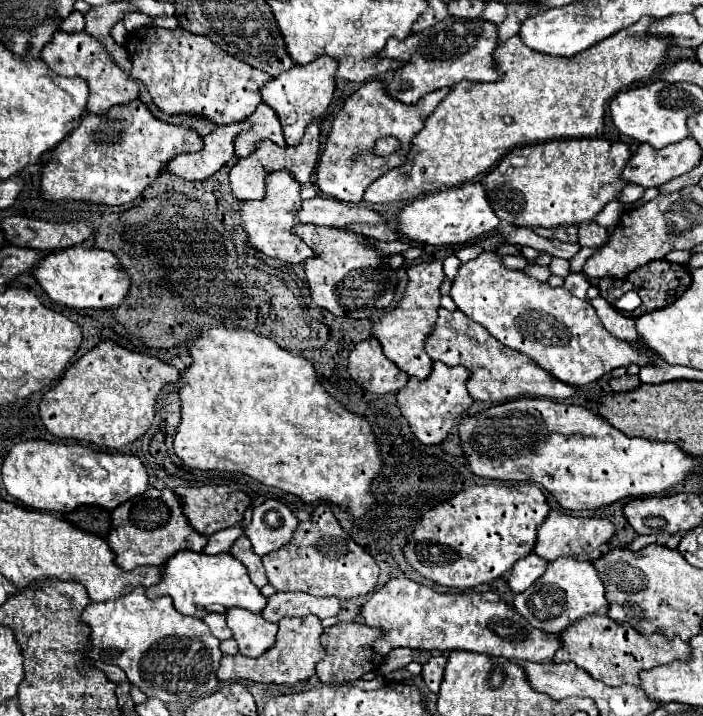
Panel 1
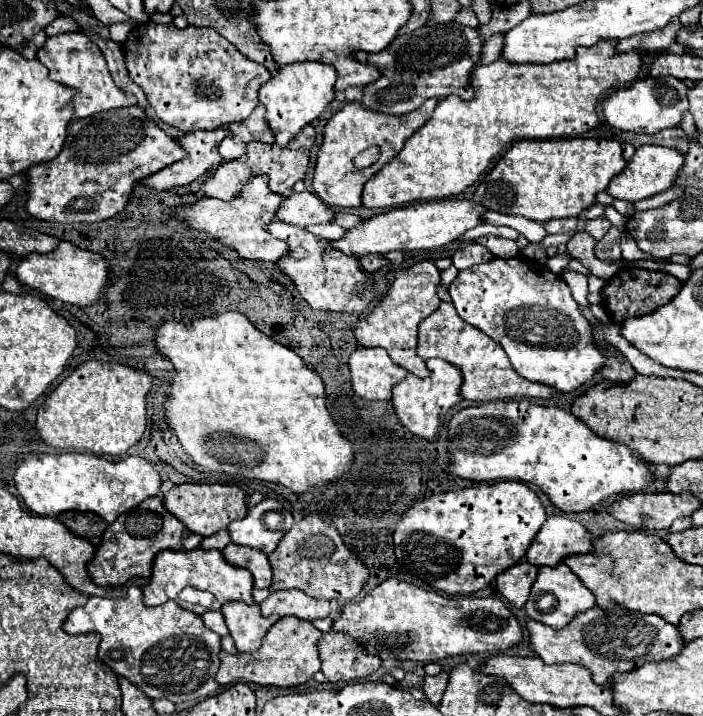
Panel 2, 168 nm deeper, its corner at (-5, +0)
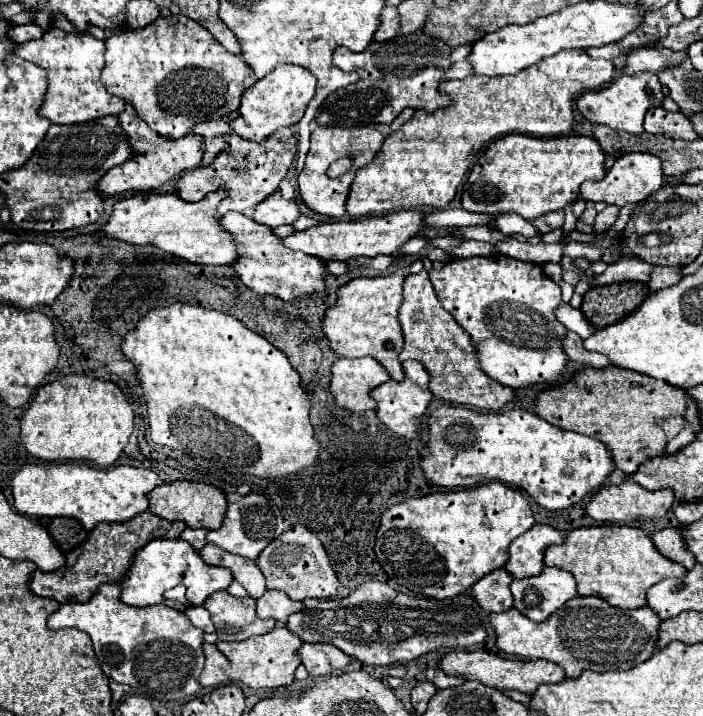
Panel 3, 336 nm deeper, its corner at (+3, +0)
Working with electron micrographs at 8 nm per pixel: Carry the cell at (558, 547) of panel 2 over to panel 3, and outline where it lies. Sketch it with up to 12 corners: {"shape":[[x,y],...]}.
{"shape":[[534,524],[508,548],[512,578],[536,576],[544,550],[564,542],[560,530]]}

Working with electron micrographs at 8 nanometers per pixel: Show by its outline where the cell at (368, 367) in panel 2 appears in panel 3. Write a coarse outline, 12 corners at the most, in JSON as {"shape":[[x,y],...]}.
{"shape":[[370,356],[332,364],[330,392],[348,412],[374,410],[390,380]]}

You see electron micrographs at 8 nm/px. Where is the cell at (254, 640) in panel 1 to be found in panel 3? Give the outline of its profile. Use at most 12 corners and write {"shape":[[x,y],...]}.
{"shape":[[220,590],[206,598],[218,640],[266,634],[274,618],[256,616],[256,600]]}

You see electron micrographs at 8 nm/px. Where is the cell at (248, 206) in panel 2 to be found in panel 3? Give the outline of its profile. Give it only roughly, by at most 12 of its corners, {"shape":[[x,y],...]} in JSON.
{"shape":[[134,194],[114,204],[100,240],[152,244],[192,264],[232,264],[214,218],[200,202]]}

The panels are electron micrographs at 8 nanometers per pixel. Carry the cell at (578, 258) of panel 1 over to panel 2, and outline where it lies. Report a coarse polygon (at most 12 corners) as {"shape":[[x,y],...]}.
{"shape":[[564,270],[562,278],[570,286],[574,300],[590,308],[588,280],[574,270]]}

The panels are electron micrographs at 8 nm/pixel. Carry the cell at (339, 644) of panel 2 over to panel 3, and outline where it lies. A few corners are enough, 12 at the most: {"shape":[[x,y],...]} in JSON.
{"shape":[[302,644],[298,656],[312,676],[338,674],[354,660],[328,644]]}

